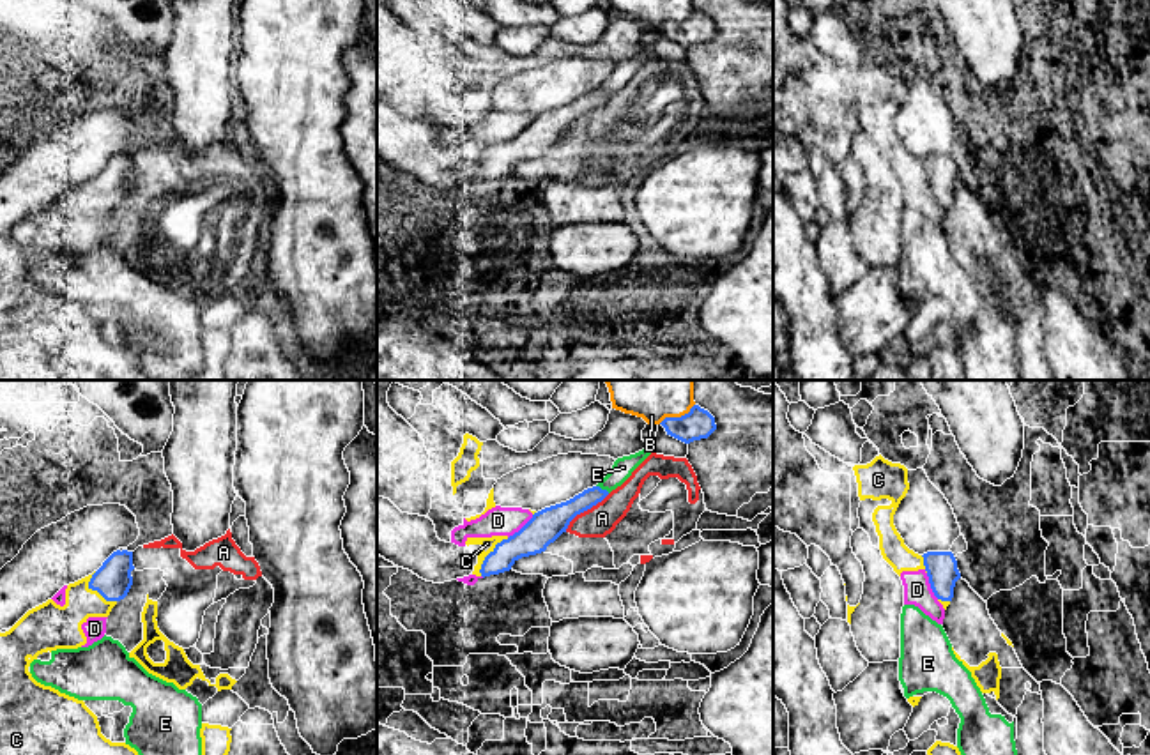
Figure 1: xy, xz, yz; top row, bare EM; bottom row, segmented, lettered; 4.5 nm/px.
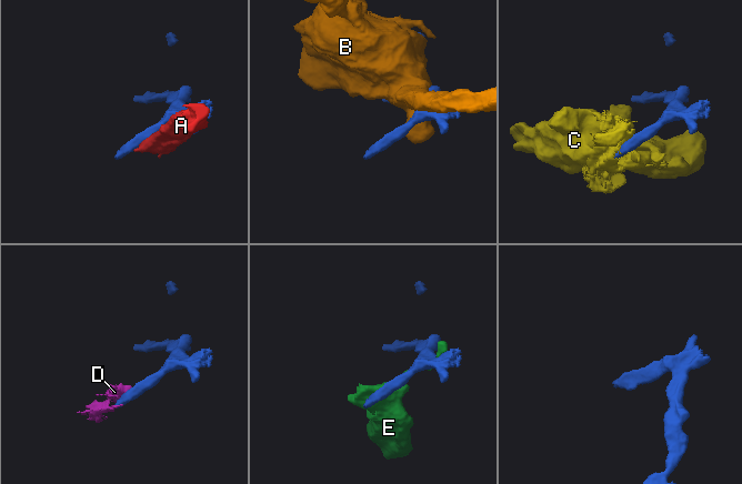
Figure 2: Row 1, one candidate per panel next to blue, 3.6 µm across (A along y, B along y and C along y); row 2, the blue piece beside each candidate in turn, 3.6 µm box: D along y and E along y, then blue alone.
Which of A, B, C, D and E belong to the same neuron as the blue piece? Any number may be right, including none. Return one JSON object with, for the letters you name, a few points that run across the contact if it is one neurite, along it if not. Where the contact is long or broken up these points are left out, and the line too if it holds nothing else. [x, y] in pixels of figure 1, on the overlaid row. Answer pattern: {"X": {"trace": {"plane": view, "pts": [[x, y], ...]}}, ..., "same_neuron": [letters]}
{"same_neuron": []}

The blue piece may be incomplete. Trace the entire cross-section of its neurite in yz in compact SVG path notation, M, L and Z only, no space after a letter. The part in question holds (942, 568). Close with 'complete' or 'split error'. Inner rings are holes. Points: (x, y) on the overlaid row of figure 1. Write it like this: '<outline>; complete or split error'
M927 552L922 557L934 596L941 601L952 601L955 582L961 578L954 553Z; complete

